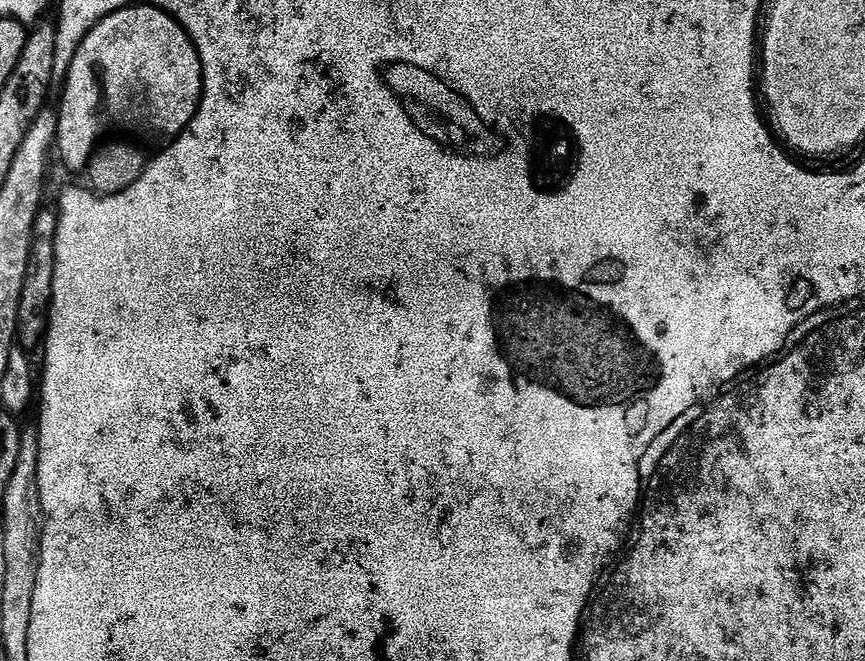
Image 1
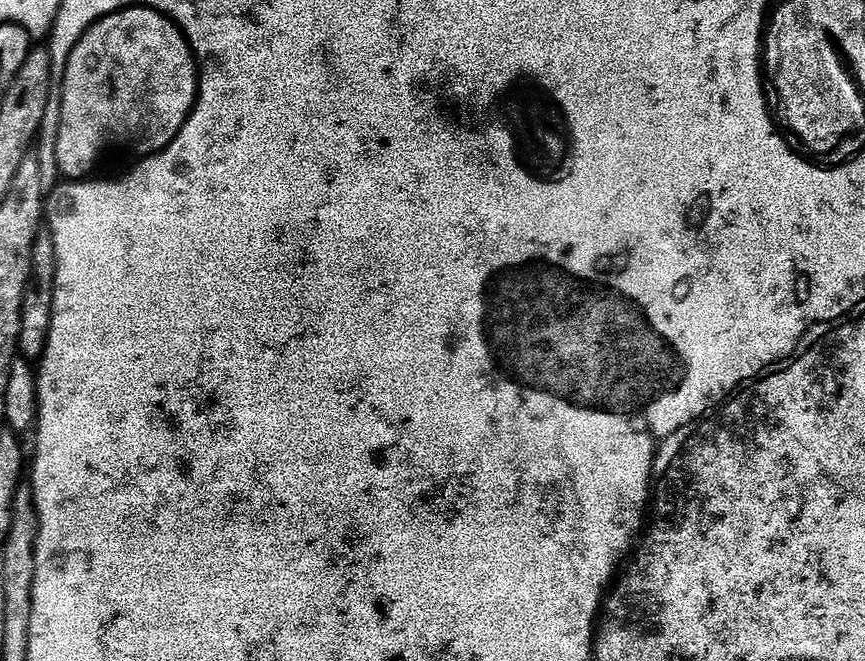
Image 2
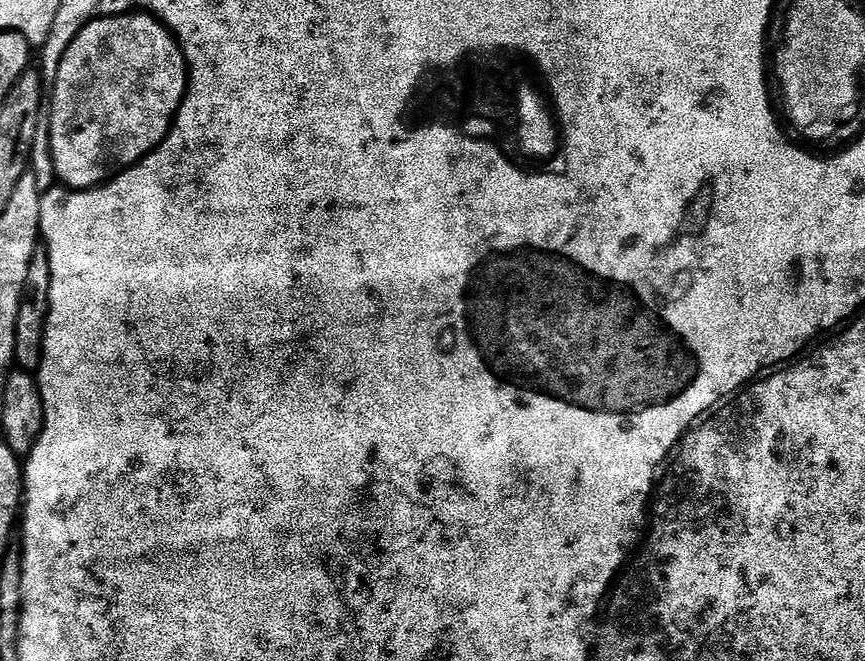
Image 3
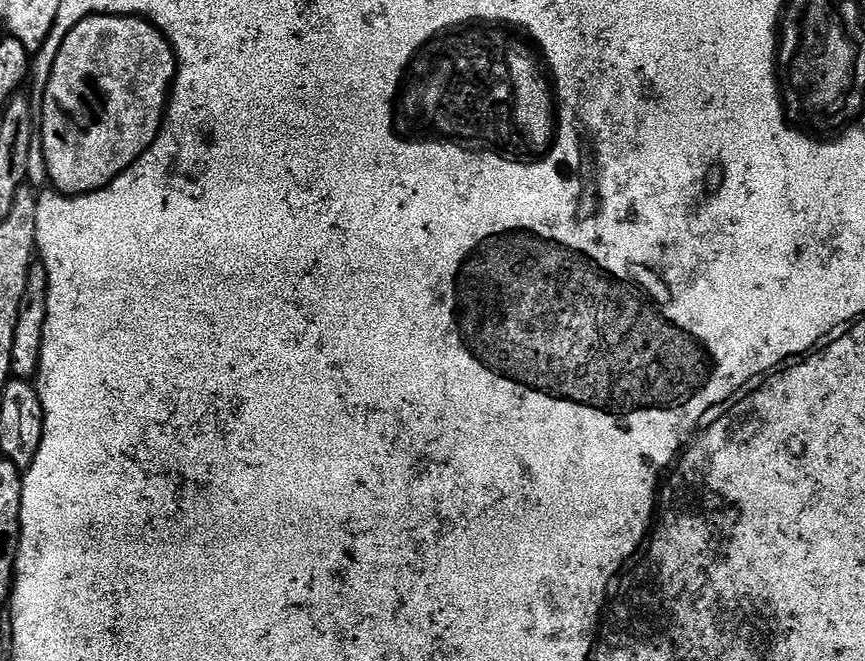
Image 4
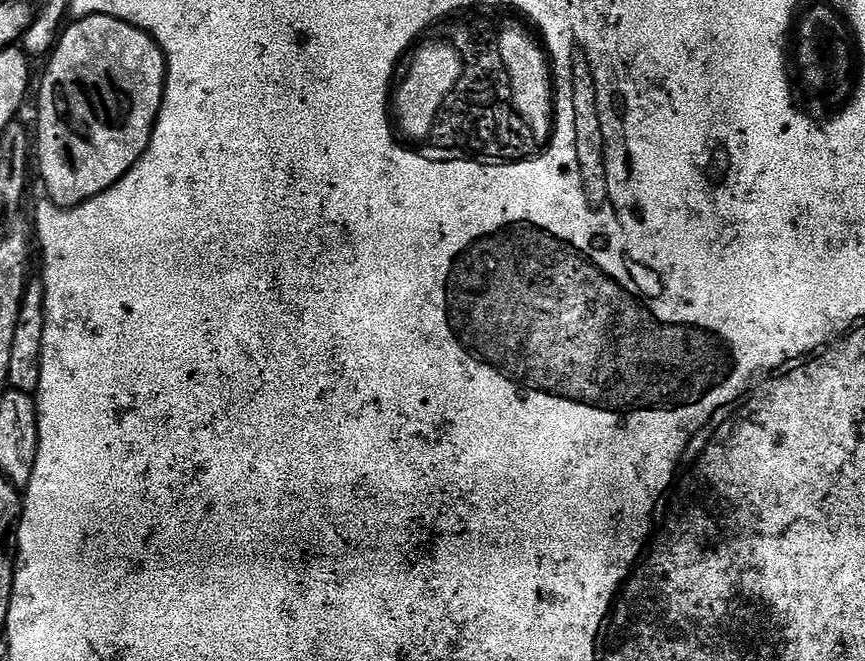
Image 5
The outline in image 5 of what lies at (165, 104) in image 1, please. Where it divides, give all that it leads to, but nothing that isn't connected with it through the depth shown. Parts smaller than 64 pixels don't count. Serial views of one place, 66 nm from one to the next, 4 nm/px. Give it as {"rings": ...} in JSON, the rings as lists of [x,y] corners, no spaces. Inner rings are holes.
{"rings":[[[82,16],[71,21],[73,24],[59,33],[58,39],[47,57],[48,69],[40,80],[40,113],[36,116],[36,132],[34,128],[34,164],[40,167],[40,176],[44,179],[47,199],[59,208],[76,208],[90,198],[102,194],[110,186],[118,183],[142,158],[148,148],[160,106],[164,101],[164,79],[168,67],[164,65],[164,51],[156,45],[154,38],[133,24],[119,20],[113,16]]]}

